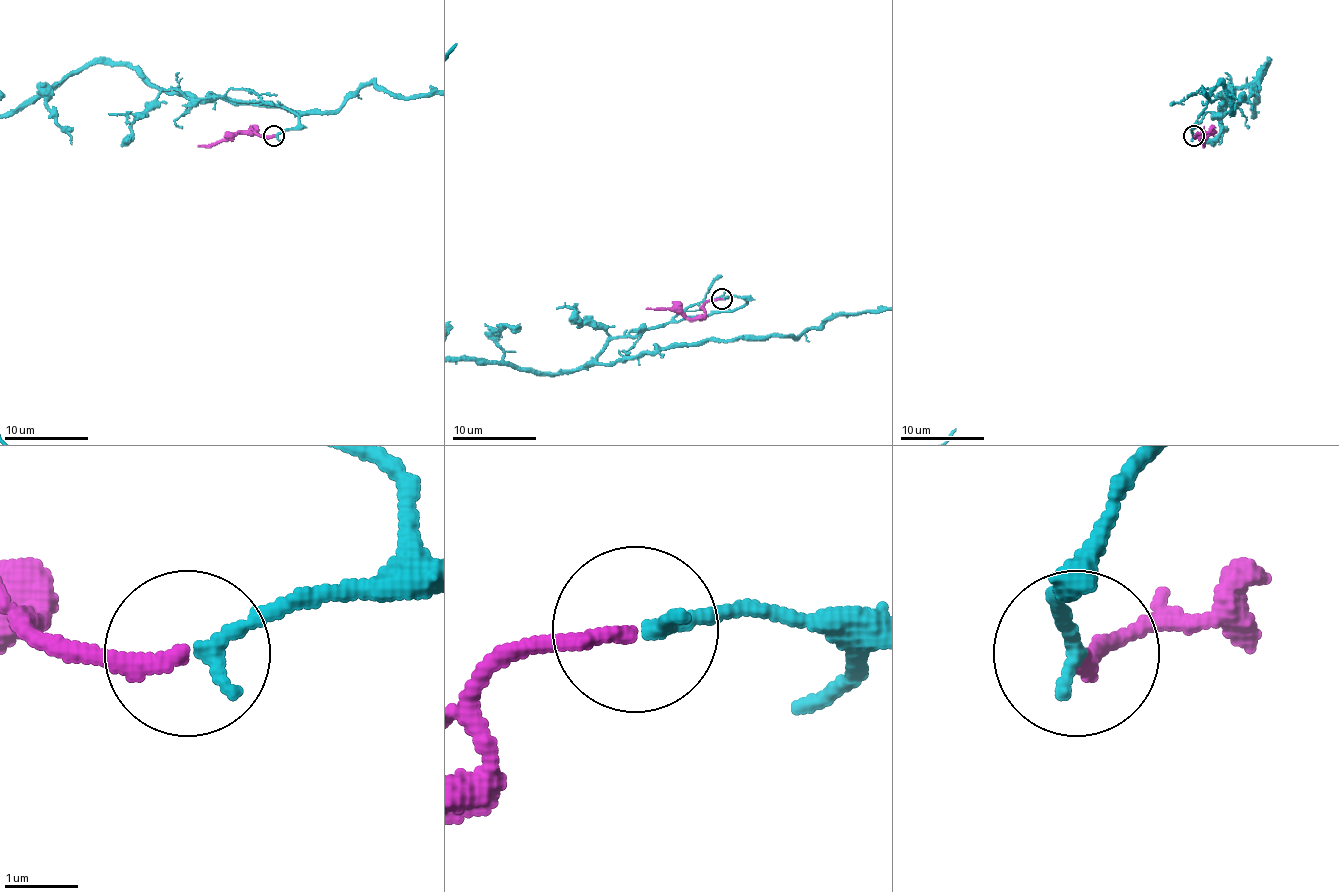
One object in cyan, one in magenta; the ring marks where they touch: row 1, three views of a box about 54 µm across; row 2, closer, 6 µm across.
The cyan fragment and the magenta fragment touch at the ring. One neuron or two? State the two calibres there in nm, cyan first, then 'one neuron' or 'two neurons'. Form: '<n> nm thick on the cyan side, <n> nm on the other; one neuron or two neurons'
220 nm thick on the cyan side, 240 nm on the other; one neuron

